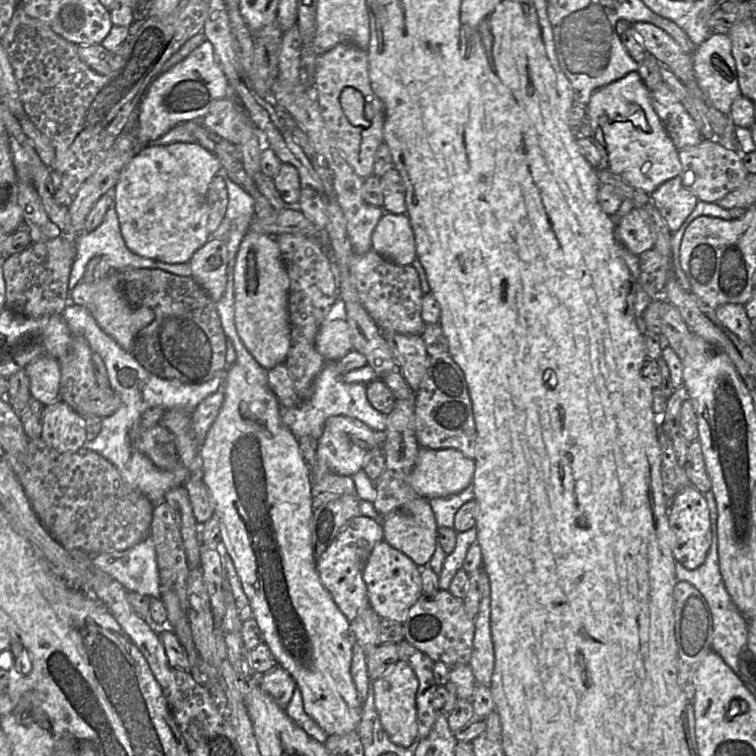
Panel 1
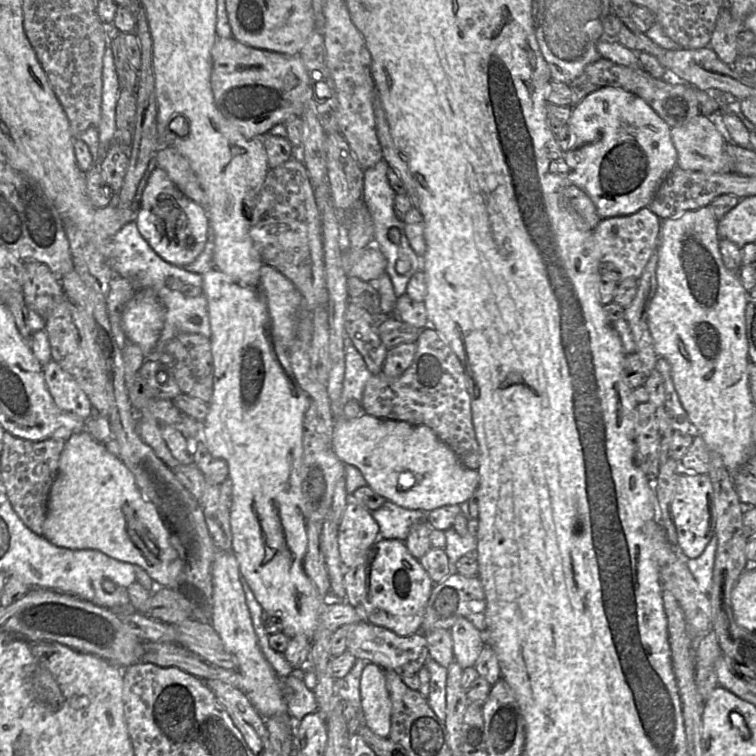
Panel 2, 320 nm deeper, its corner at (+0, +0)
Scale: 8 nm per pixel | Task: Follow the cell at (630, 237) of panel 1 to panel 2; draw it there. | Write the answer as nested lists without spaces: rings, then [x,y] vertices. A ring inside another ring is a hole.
[[[649,207],[625,215],[603,218],[592,232],[599,272],[618,284],[626,278],[639,279],[652,254],[657,251],[661,219]]]

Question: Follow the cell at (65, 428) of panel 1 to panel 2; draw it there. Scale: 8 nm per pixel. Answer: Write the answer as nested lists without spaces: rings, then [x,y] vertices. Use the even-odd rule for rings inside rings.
[[[53,359],[44,367],[44,375],[46,386],[58,408],[85,421],[94,416],[92,404],[86,393],[74,377]]]

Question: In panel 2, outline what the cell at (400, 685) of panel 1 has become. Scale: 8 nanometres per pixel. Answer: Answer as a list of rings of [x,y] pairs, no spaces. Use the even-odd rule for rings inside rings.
[[[372,662],[366,663],[360,679],[360,694],[364,724],[377,736],[388,738],[392,704],[382,667]]]

